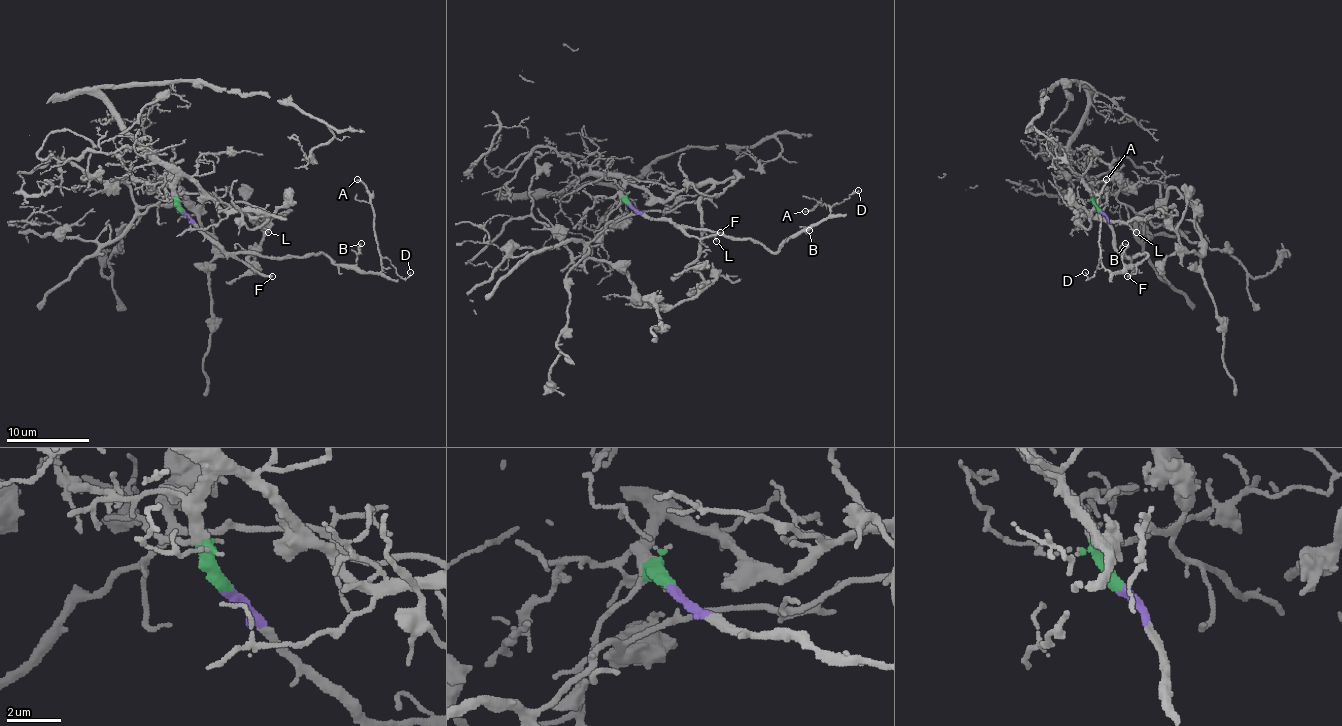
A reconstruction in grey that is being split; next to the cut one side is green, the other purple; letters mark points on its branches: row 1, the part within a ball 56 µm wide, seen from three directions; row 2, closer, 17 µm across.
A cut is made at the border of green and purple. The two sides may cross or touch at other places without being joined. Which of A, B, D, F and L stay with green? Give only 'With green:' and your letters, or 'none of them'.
With green: L

